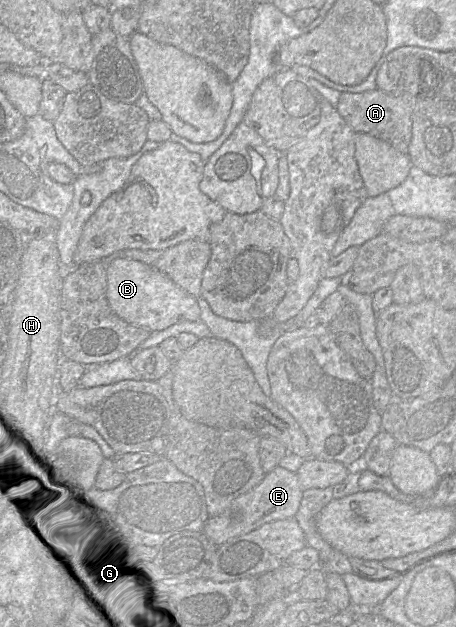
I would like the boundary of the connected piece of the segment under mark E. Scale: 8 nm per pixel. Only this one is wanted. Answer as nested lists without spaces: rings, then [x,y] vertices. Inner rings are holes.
[[[277,466],[265,474],[263,480],[251,491],[235,498],[220,515],[210,517],[202,532],[216,546],[228,540],[248,534],[264,524],[294,518],[301,503],[303,491],[295,472]]]

